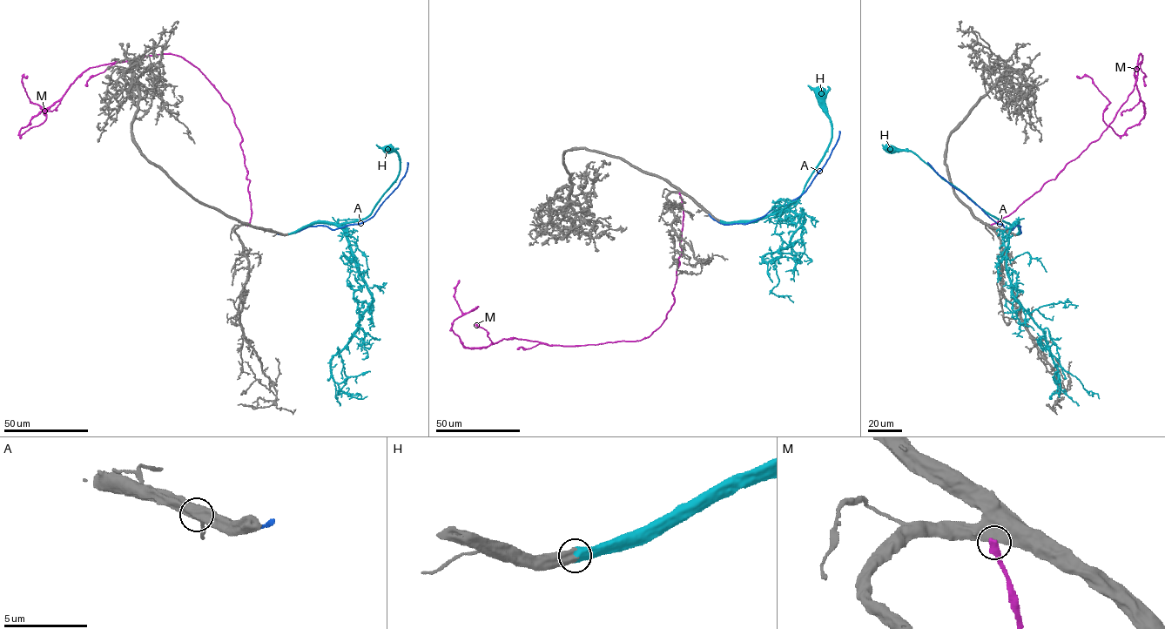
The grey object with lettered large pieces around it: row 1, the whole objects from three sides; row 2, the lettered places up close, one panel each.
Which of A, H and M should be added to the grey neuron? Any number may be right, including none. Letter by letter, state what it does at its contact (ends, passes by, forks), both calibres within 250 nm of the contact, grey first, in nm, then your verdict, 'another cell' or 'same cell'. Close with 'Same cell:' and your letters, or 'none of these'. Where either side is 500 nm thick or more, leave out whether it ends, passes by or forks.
A: it ends; calibres 460 and 280 nm; another cell
H: calibres 700 and 750 nm; same cell
M: calibres 700 and 440 nm; another cell
Same cell: H

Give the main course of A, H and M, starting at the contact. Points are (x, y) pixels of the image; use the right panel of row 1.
A: (1012, 233), (1020, 233), (1020, 226), (1009, 229), (998, 224), (938, 174), (927, 162)
H: (1017, 234), (1018, 222), (1012, 226), (1006, 251), (1006, 274), (1015, 298), (1042, 330), (1060, 367), (1099, 398)
M: (990, 225), (1097, 140), (1134, 89), (1140, 54), (1144, 117), (1119, 135), (1103, 121), (1108, 100), (1076, 76)

